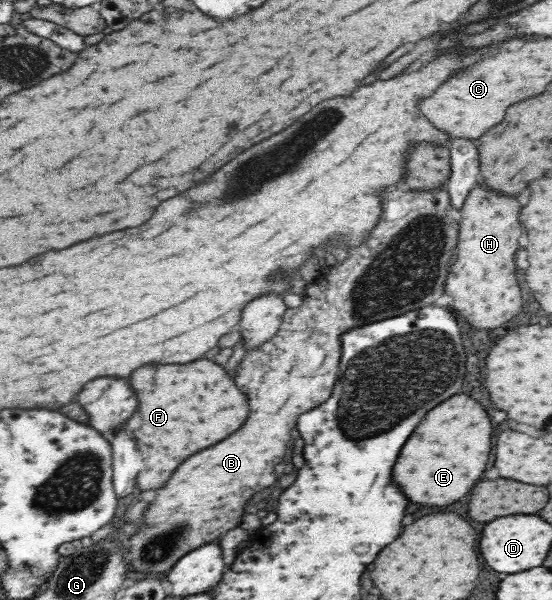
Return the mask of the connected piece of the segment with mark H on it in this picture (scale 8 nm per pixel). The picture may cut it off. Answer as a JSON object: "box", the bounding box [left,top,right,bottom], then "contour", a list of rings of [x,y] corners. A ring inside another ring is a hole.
{"box":[446,186,522,328],"contour":[[[476,186],[468,192],[464,204],[457,210],[459,219],[456,260],[448,276],[446,294],[454,298],[454,310],[476,328],[498,328],[522,312],[522,292],[516,280],[514,256],[518,252],[518,222],[522,202],[518,196]]]}

